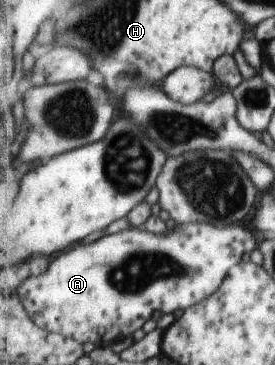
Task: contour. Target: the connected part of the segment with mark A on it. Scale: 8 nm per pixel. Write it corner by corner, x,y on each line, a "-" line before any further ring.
210,223
198,224
177,224
172,228
167,228
163,233
153,233
144,226
142,227
128,227
119,233
106,235
99,239
92,241
89,244
79,243
72,246
68,251
58,254
53,259
47,261
47,267
40,272
35,272
26,279
17,293
24,304
30,318
41,326
55,333
62,333
64,336
76,339
80,344
95,344
96,347
103,347
104,345
112,345
123,338
132,336
136,330
140,330
150,318
156,319
159,315
175,314
178,311
185,311
187,308
193,307
195,304
210,298
210,294
214,294
216,290
221,287
226,275
236,267
238,263
242,263
242,256
248,252
252,252
259,245
256,244
256,234
254,228
243,226
242,224
234,224
234,226
222,226

